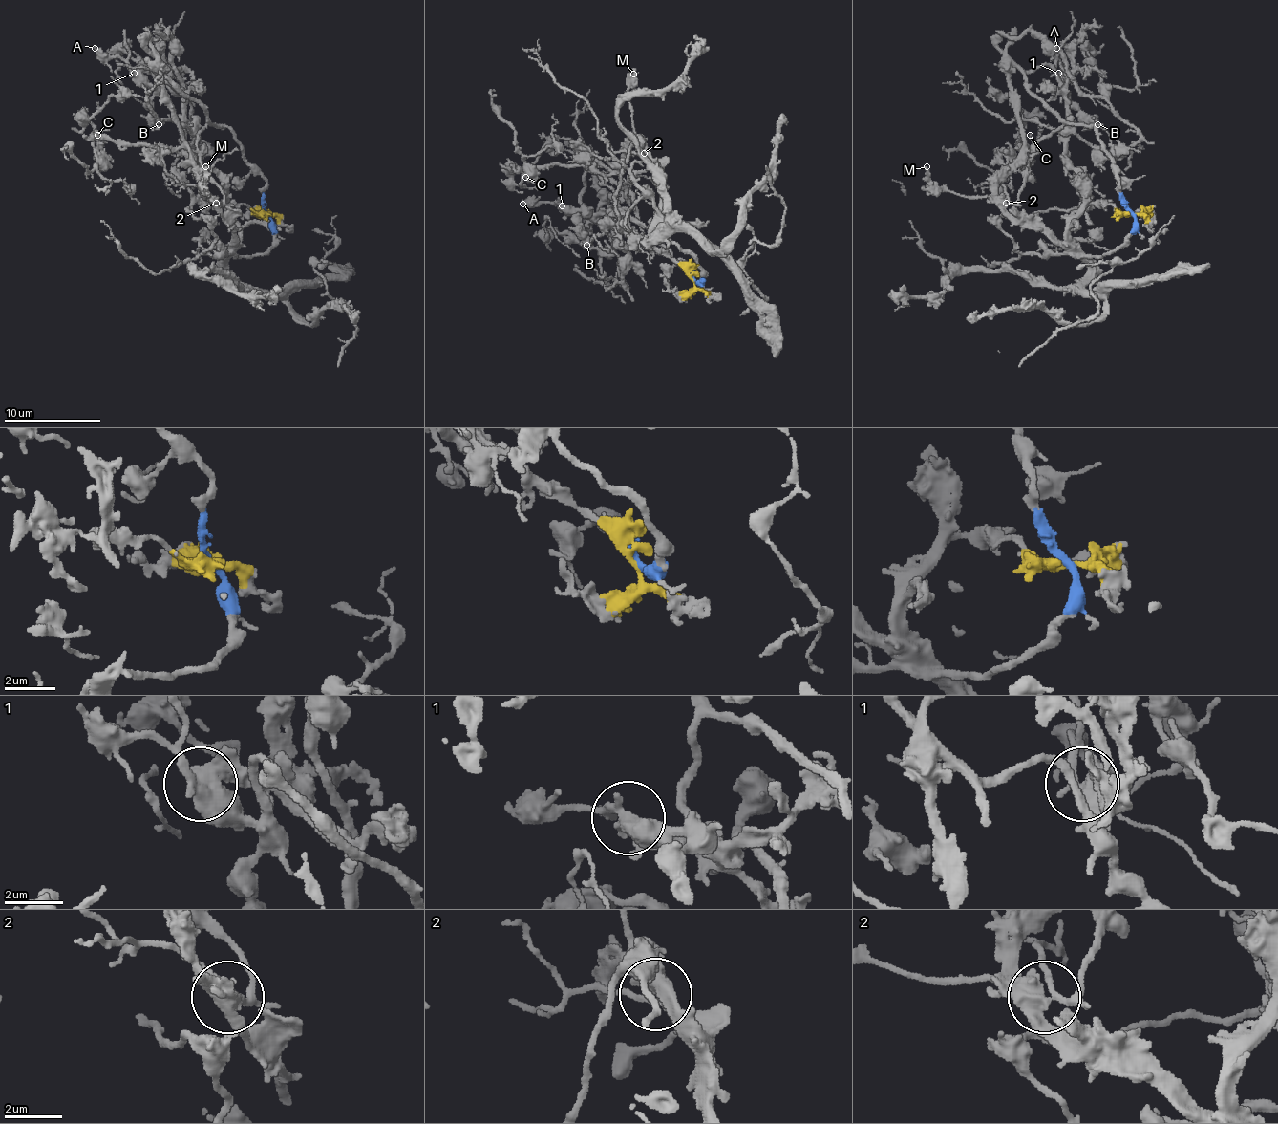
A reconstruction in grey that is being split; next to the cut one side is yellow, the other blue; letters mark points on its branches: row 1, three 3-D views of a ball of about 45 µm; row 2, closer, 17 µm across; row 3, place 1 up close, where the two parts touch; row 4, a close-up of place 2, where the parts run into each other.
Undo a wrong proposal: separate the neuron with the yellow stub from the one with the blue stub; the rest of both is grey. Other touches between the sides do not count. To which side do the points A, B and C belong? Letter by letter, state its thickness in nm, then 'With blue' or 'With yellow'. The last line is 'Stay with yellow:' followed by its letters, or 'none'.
A: Thickness 400 nm. With blue
B: Thickness 600 nm. With blue
C: Thickness 80 nm. With yellow
Stay with yellow: C

